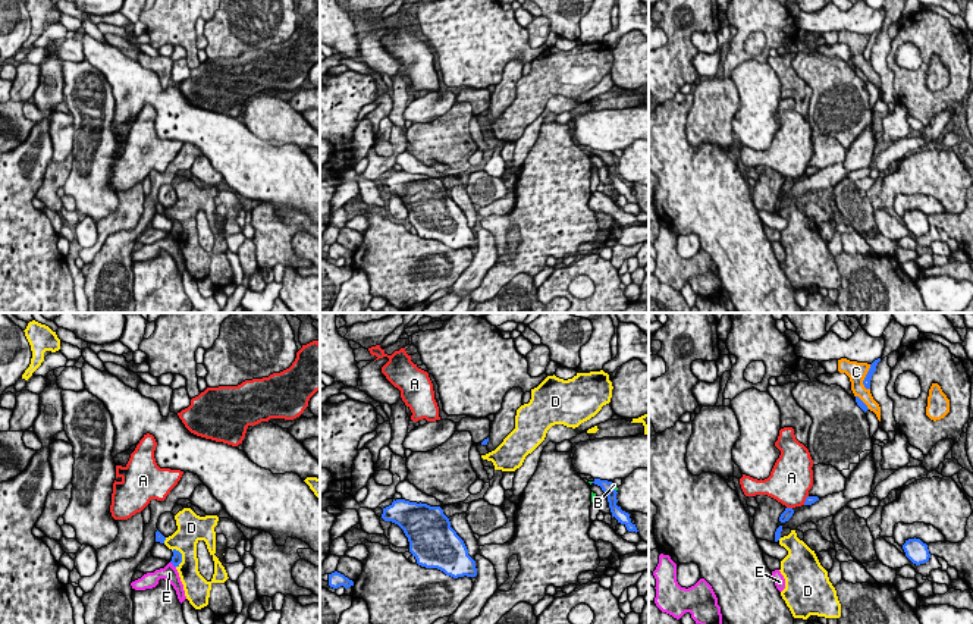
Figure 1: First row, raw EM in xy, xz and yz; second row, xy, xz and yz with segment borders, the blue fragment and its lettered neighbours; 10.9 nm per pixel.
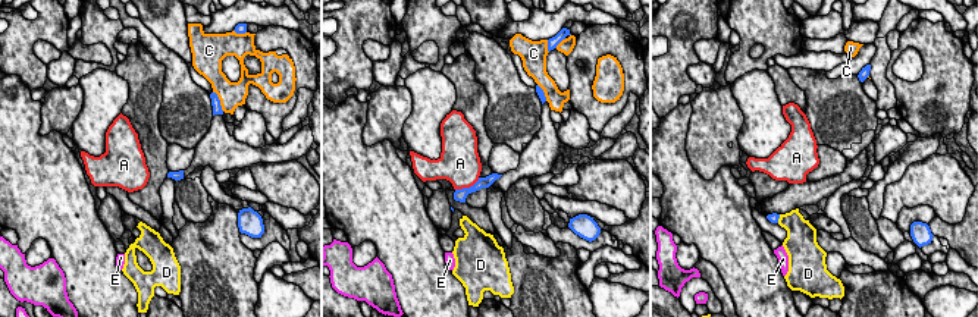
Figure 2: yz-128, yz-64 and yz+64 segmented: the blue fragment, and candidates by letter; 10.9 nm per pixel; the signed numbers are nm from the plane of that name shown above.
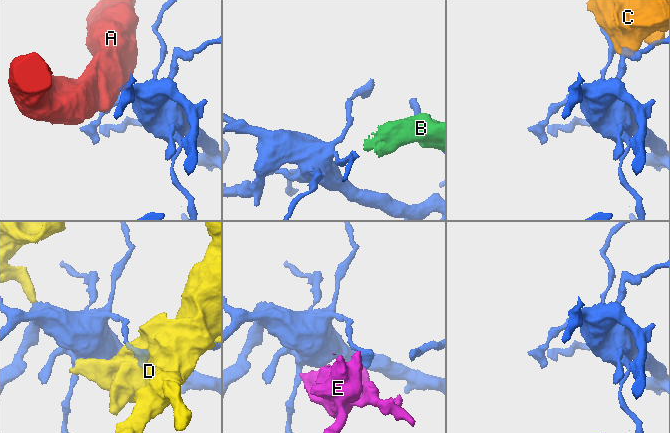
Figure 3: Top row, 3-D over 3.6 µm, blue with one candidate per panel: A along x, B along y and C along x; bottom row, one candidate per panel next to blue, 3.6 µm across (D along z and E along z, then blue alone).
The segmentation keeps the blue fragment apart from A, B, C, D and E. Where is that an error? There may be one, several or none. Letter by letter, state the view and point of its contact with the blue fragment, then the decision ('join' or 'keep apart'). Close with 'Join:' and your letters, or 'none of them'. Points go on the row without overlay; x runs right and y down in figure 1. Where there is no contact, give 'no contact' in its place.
A: yz (790, 179) | keep apart
B: xz (614, 159) | keep apart
C: yz (865, 49) | keep apart
D: xy (181, 228) | keep apart
E: xy (172, 234) | keep apart
Join: none of them

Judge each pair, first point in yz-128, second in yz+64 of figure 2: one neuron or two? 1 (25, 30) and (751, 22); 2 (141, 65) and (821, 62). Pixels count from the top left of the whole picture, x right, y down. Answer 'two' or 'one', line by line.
1: two
2: two

